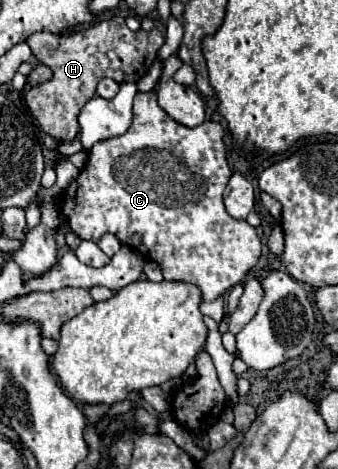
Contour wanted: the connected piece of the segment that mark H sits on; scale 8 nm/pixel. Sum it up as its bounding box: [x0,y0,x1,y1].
[25,16,163,142]

